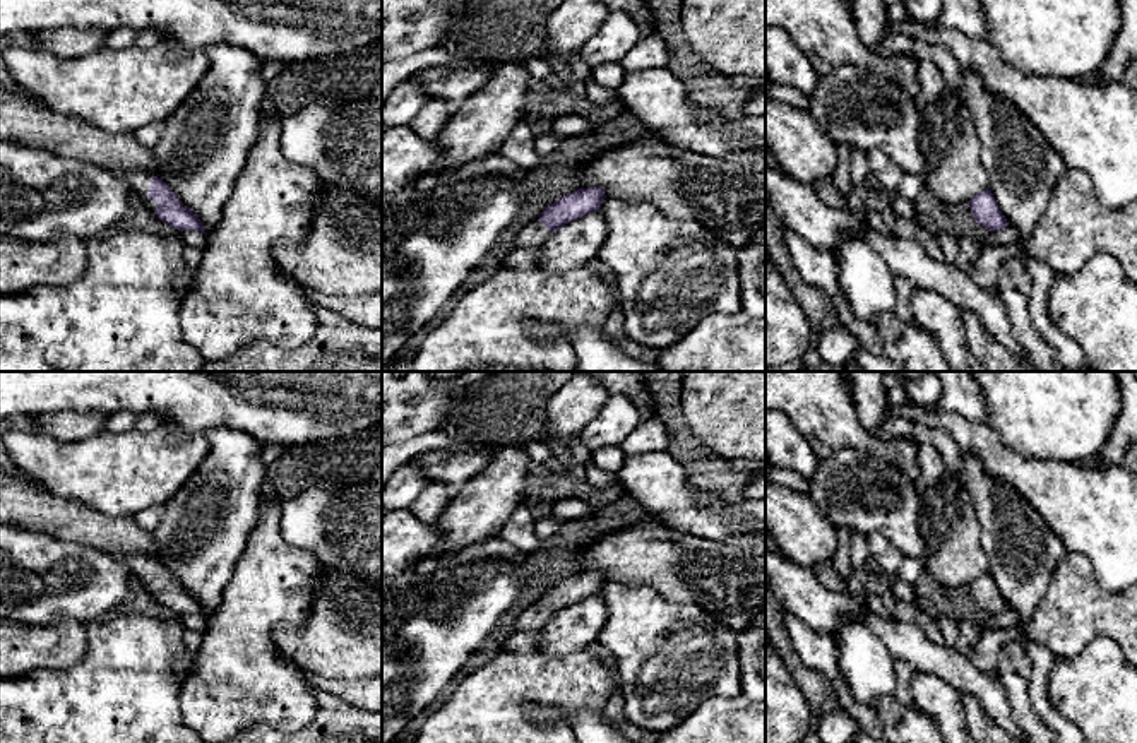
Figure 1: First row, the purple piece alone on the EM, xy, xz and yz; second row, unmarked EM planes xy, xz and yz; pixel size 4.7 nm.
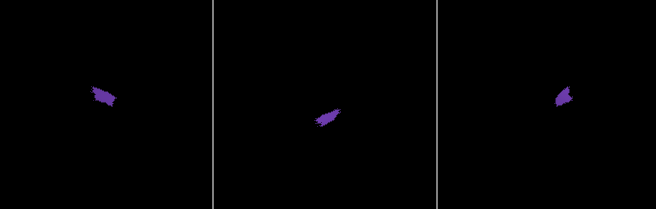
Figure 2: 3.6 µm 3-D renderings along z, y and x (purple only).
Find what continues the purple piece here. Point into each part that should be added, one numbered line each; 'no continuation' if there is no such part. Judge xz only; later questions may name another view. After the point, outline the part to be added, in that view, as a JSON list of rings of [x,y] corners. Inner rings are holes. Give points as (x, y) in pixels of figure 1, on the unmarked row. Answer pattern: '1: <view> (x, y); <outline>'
1: xz (531, 618); [[[539,601],[522,609],[517,616],[514,632],[536,632],[539,627],[548,623],[551,615],[541,608]]]

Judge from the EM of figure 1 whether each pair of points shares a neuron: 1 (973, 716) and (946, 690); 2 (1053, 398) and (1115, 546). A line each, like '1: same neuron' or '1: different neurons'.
1: different neurons
2: different neurons

